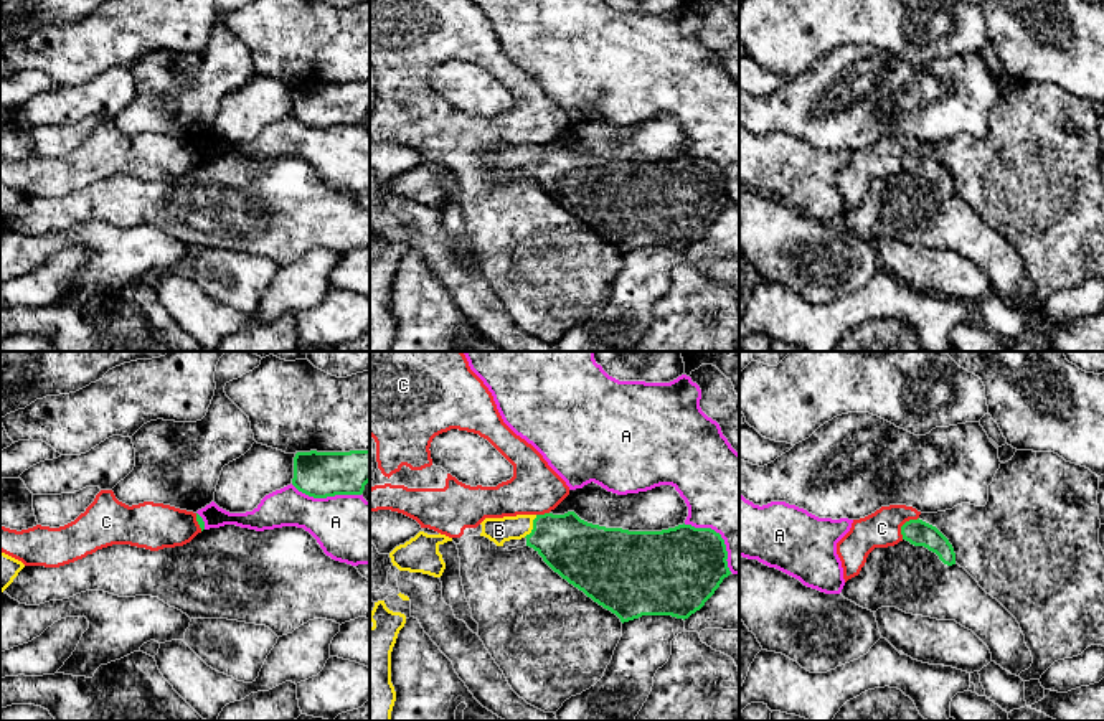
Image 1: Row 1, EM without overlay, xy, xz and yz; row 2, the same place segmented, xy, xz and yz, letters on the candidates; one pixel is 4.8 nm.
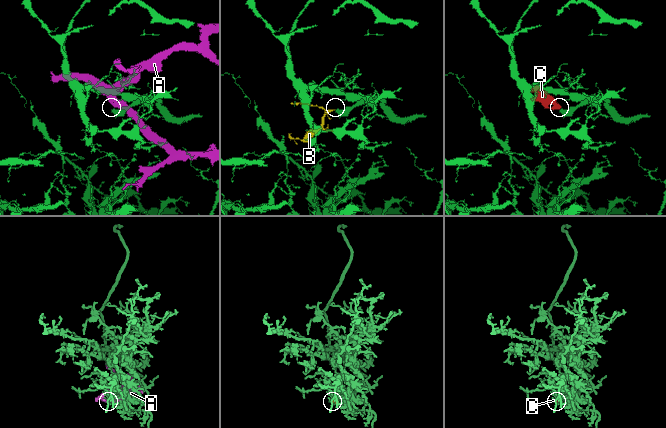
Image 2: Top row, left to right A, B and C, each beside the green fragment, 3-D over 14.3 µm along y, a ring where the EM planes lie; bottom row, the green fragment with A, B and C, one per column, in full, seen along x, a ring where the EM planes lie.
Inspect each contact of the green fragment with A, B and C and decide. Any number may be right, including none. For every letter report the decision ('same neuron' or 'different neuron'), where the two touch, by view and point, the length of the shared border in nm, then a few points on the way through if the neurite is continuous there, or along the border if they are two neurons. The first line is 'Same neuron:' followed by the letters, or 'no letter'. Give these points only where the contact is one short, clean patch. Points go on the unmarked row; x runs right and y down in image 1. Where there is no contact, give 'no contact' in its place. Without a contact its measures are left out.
Same neuron: B
A: different neuron; contact xy (325, 127); length 340 nm
B: same neuron; contact xz (533, 157); length 130 nm; way xz (576, 180), (570, 174), (533, 157), (499, 160)
C: different neuron; contact yz (903, 155); length 140 nm; border yz (918, 147), (901, 157), (901, 169)

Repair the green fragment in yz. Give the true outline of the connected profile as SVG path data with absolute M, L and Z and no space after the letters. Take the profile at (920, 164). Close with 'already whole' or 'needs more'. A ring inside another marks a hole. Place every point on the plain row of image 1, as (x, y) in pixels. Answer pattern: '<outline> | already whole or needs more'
M909 150L901 157L903 170L914 177L924 177L936 183L939 190L952 196L955 195L955 183L949 170L932 155L922 150Z | already whole

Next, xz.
M574 142L485 148L480 155L480 167L497 177L525 168L526 177L554 203L616 244L622 254L642 246L672 246L685 251L700 241L731 205L724 170L711 158L683 153L662 162L629 162L587 153Z | needs more

